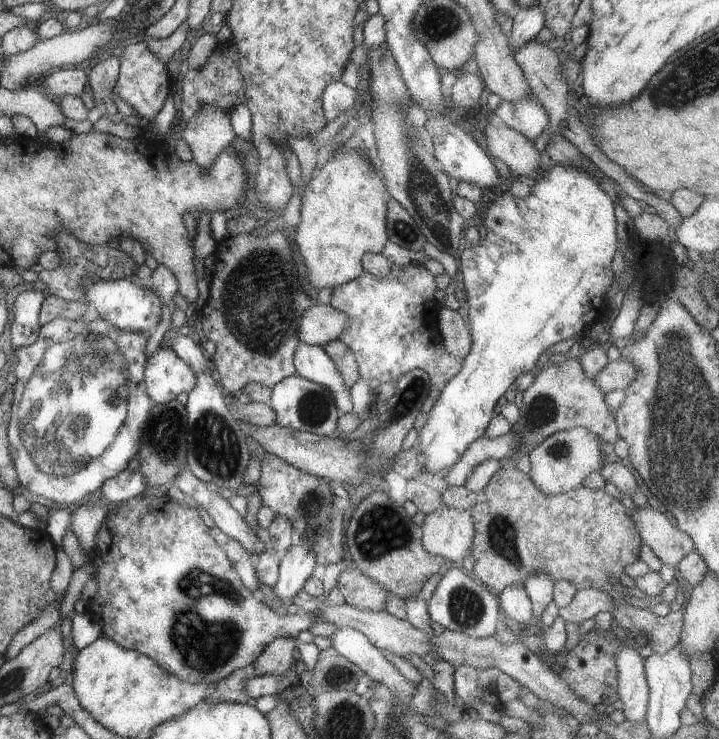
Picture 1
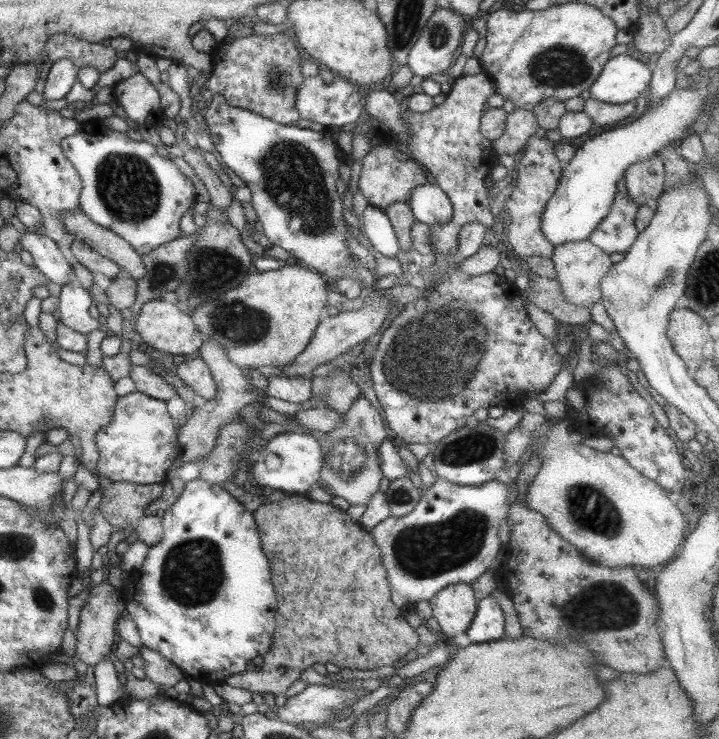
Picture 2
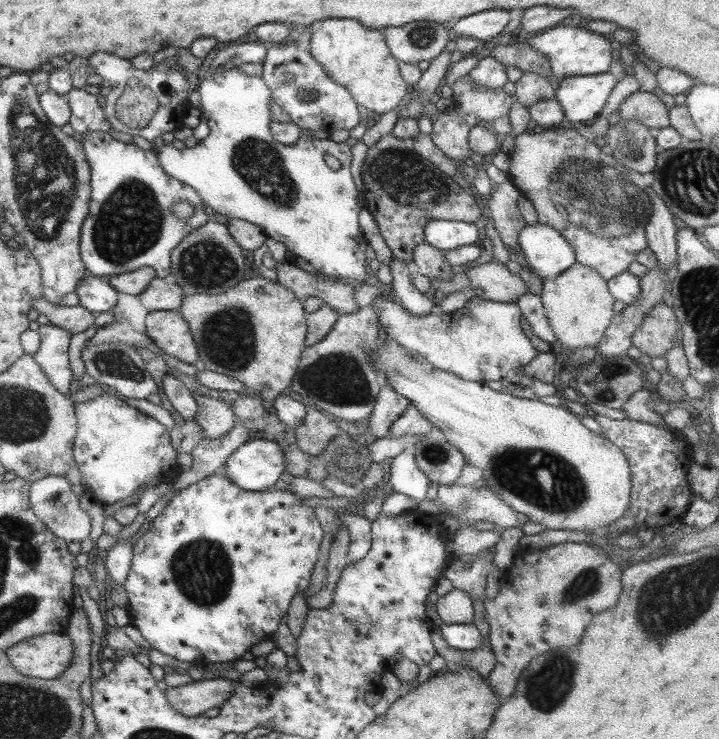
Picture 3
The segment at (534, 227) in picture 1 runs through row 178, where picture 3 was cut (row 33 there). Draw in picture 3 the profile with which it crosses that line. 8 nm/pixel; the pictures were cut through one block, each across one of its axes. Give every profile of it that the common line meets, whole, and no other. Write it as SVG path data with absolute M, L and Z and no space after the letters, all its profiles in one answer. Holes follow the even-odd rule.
M582 24L577 26L556 25L551 29L540 31L538 36L528 40L532 49L546 57L550 63L552 74L556 79L569 77L591 76L609 72L612 65L612 54L615 45L606 36L598 35Z

